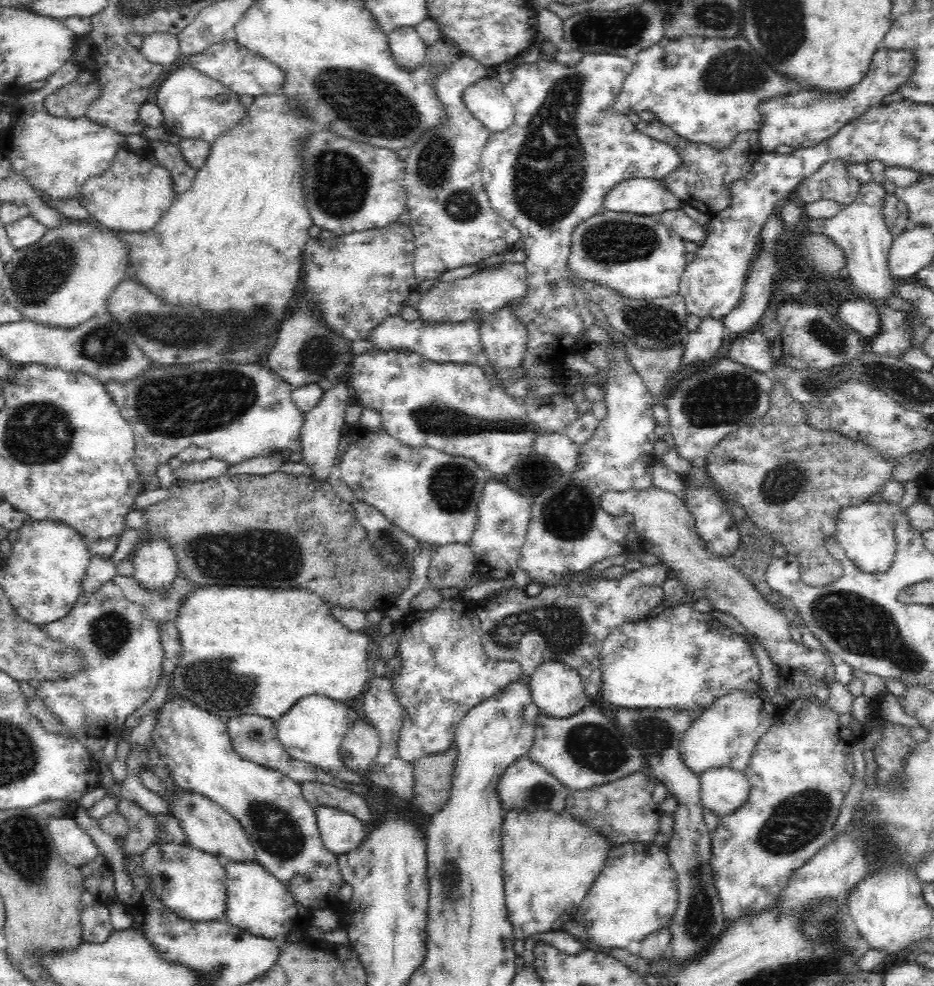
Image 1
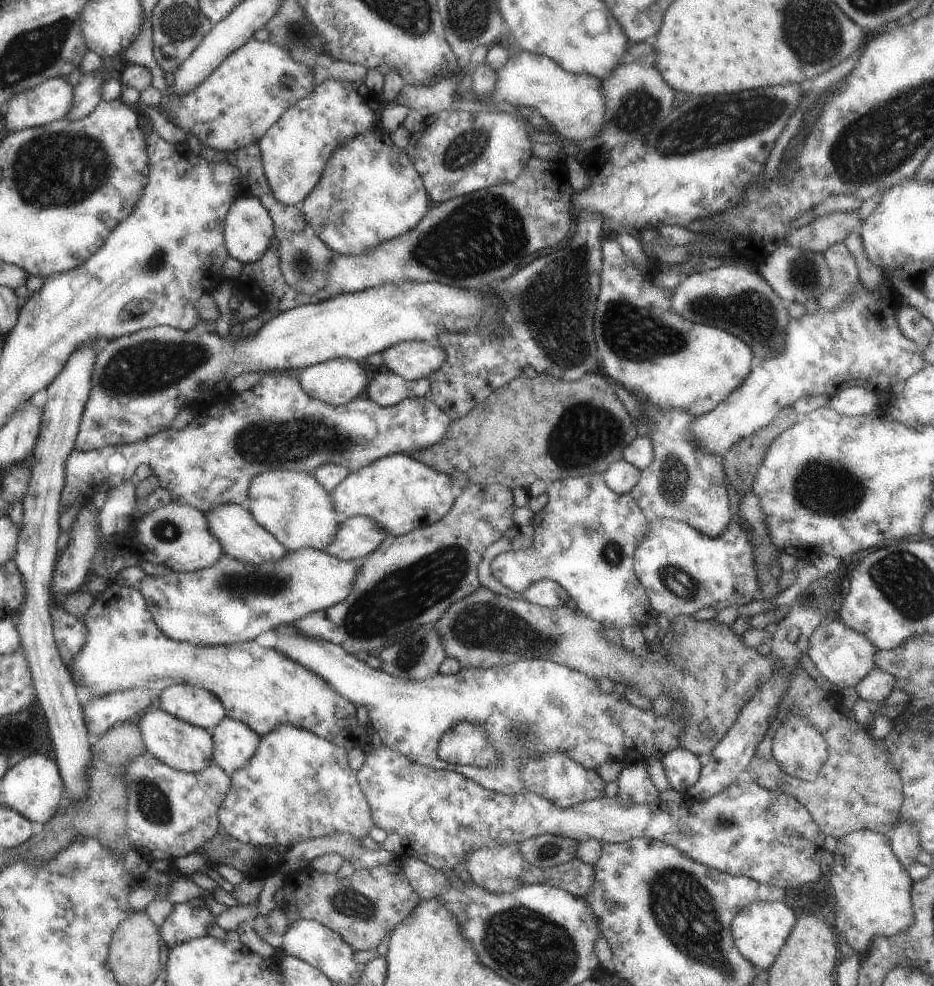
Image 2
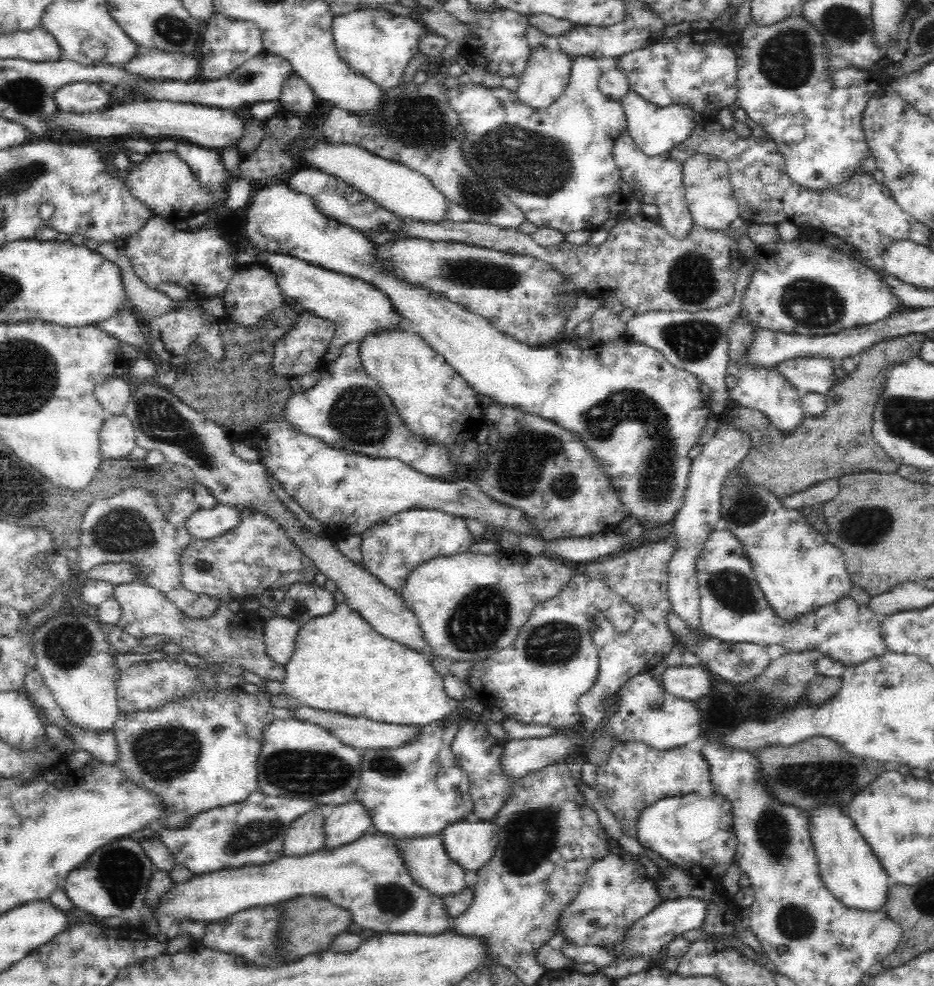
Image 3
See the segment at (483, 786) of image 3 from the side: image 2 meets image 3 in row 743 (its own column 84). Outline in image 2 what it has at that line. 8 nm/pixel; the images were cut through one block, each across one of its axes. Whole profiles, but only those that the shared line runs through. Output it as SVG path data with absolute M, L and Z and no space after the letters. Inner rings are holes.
M273 371L264 372L259 378L259 382L255 382L251 388L247 388L240 393L235 393L235 396L229 400L228 405L215 405L214 410L211 415L201 416L201 422L197 422L197 417L195 416L192 421L190 421L185 427L180 430L174 430L169 428L159 432L159 434L153 434L151 438L144 438L142 441L135 442L135 444L125 445L125 446L105 446L103 445L99 450L90 451L79 451L71 450L63 462L63 486L61 488L61 494L59 494L59 508L60 510L65 510L70 508L74 504L86 505L92 496L95 496L97 492L108 491L109 488L121 484L121 482L127 482L127 480L132 480L134 478L135 468L139 464L147 464L151 470L154 471L155 478L159 480L159 487L165 488L171 496L171 501L179 503L180 505L189 505L201 512L207 512L215 506L221 506L221 504L242 504L246 498L247 486L251 484L251 478L255 478L257 474L262 472L272 471L272 470L293 470L293 472L300 472L303 474L313 474L313 470L317 466L321 466L327 463L339 464L345 466L349 472L355 472L355 470L362 469L363 466L375 462L375 460L383 457L389 456L390 454L403 453L411 455L411 452L417 452L417 450L425 450L427 446L433 446L437 442L441 442L443 434L447 432L450 428L451 418L447 416L442 410L439 410L433 402L427 400L425 397L407 397L395 403L393 406L381 407L376 402L369 400L365 396L354 398L350 400L347 404L331 406L330 404L321 402L320 400L311 398L307 396L301 390L297 378L295 378L295 372L286 371Z

